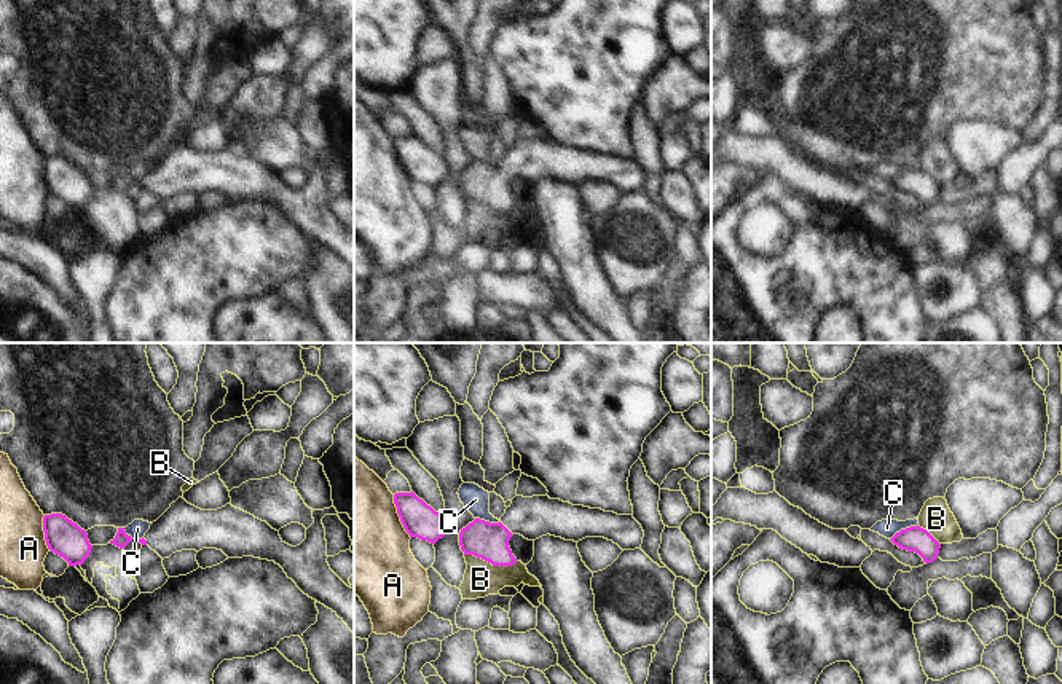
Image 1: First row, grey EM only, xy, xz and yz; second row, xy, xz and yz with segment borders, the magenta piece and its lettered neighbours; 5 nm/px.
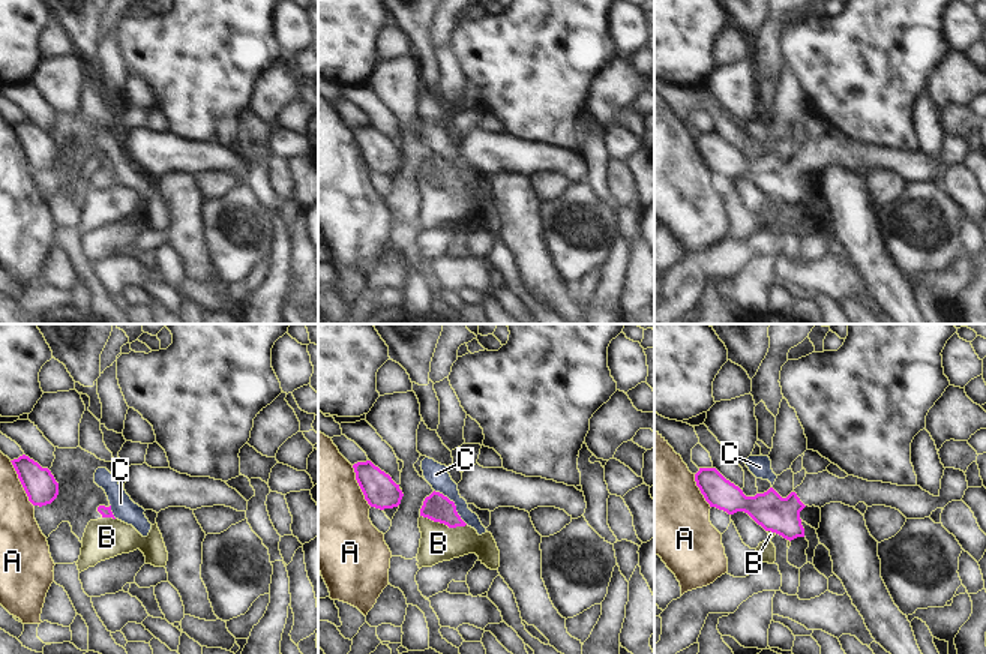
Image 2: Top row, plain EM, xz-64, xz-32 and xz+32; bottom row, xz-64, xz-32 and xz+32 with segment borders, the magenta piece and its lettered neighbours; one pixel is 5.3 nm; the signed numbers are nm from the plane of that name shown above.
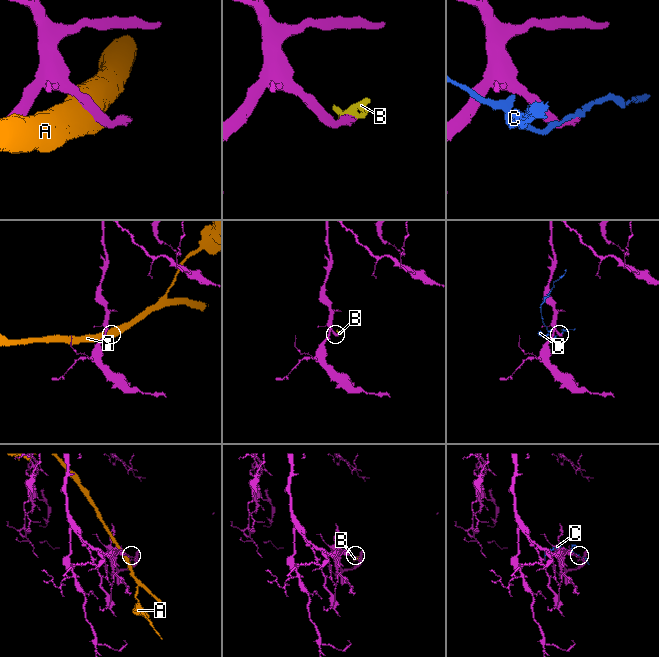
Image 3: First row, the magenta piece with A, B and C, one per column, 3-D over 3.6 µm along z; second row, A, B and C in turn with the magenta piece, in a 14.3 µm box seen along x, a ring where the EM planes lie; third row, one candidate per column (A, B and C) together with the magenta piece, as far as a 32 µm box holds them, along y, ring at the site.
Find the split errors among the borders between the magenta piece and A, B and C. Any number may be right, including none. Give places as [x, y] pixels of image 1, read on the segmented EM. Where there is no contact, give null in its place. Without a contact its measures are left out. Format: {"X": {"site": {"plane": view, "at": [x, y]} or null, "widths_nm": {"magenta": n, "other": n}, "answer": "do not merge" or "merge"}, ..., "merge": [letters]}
{"A": {"site": {"plane": "xz", "at": [399, 515]}, "widths_nm": {"magenta": 180, "other": 500}, "answer": "do not merge"}, "B": {"site": {"plane": "xz", "at": [491, 563]}, "widths_nm": {"magenta": 190, "other": 170}, "answer": "do not merge"}, "C": {"site": {"plane": "yz", "at": [903, 530]}, "widths_nm": {"magenta": 130, "other": 90}, "answer": "do not merge"}, "merge": []}

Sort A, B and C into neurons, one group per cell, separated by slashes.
A / B / C

